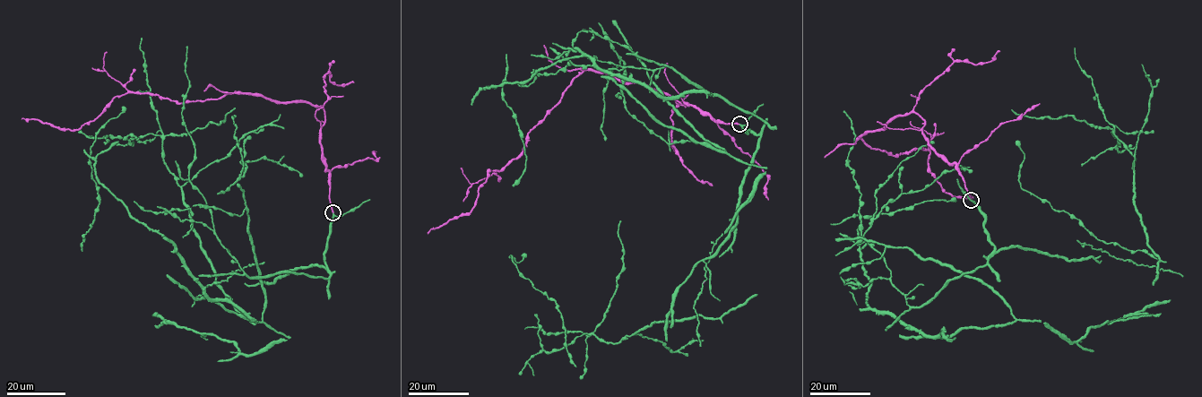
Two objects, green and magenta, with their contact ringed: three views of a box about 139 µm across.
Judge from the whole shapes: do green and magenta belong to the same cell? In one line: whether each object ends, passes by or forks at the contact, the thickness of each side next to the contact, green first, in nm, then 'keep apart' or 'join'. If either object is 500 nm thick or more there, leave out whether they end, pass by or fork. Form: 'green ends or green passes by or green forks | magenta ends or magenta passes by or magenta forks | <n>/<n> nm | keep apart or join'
green passes by | magenta ends | 200/280 nm | join

